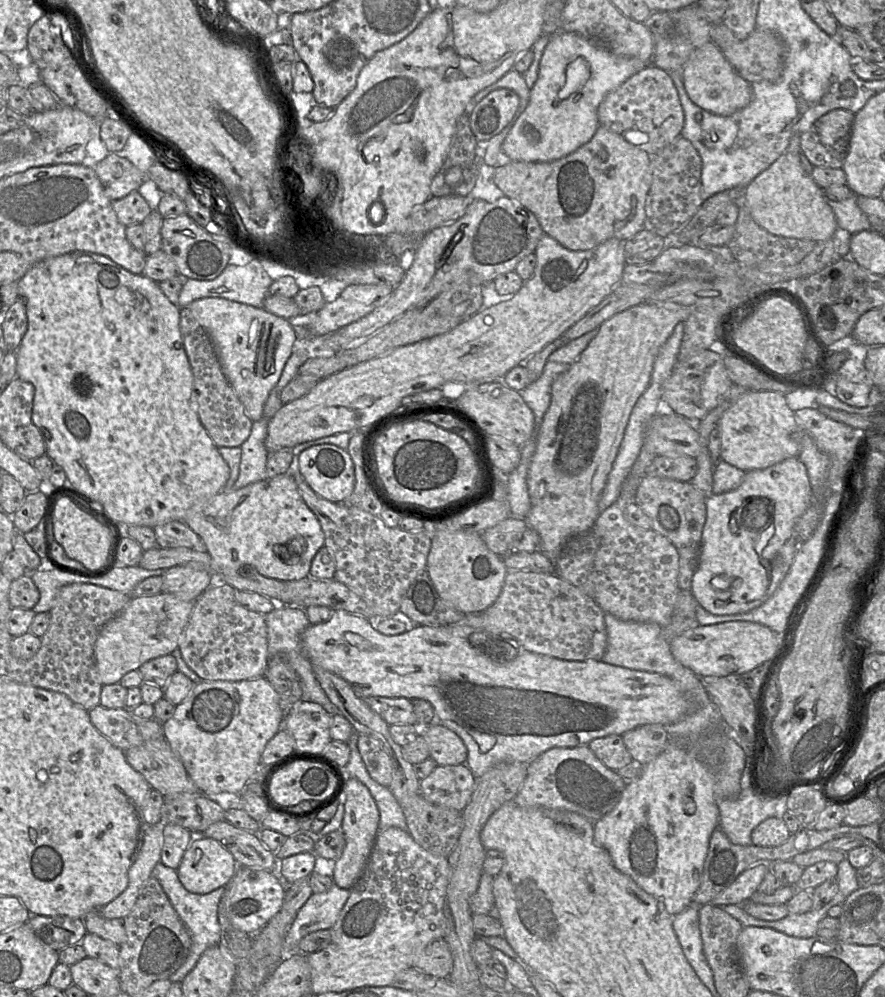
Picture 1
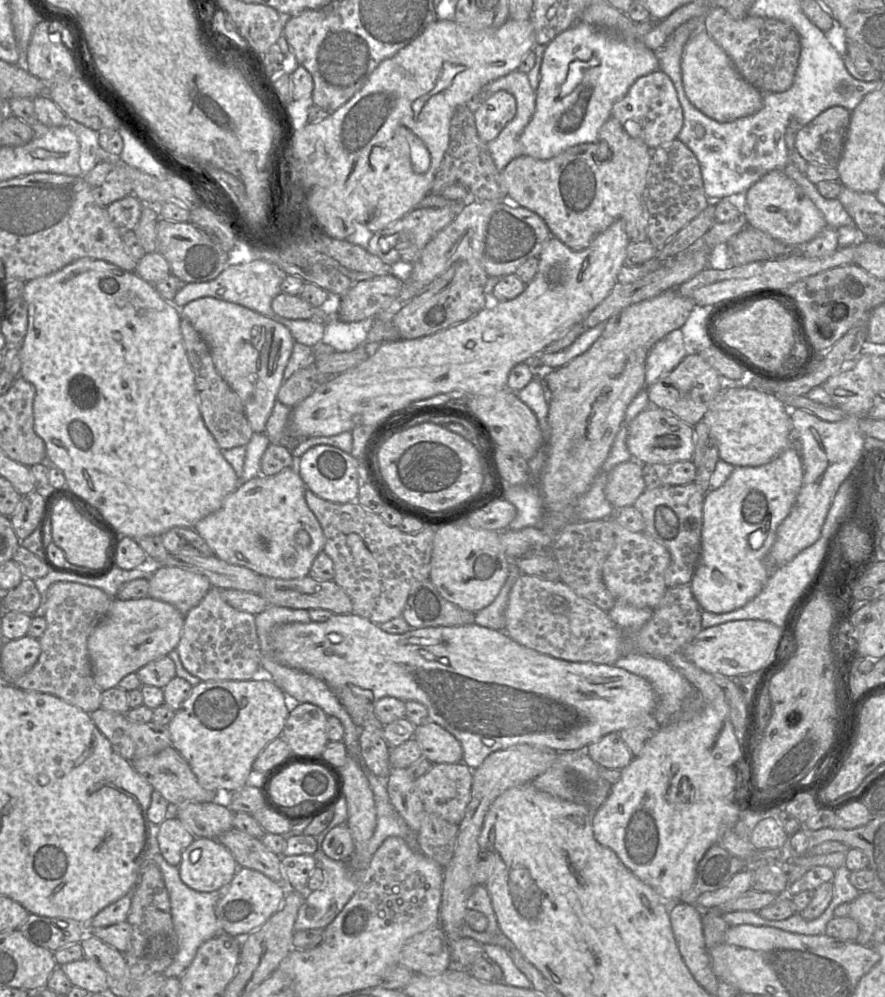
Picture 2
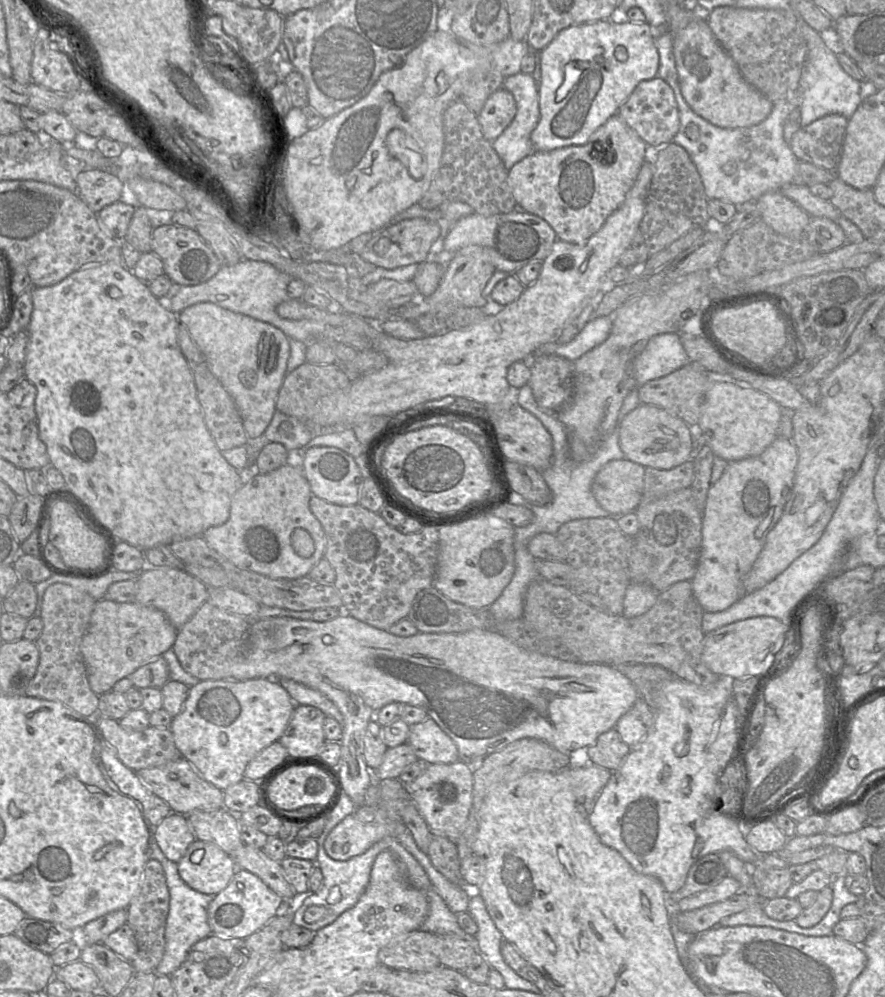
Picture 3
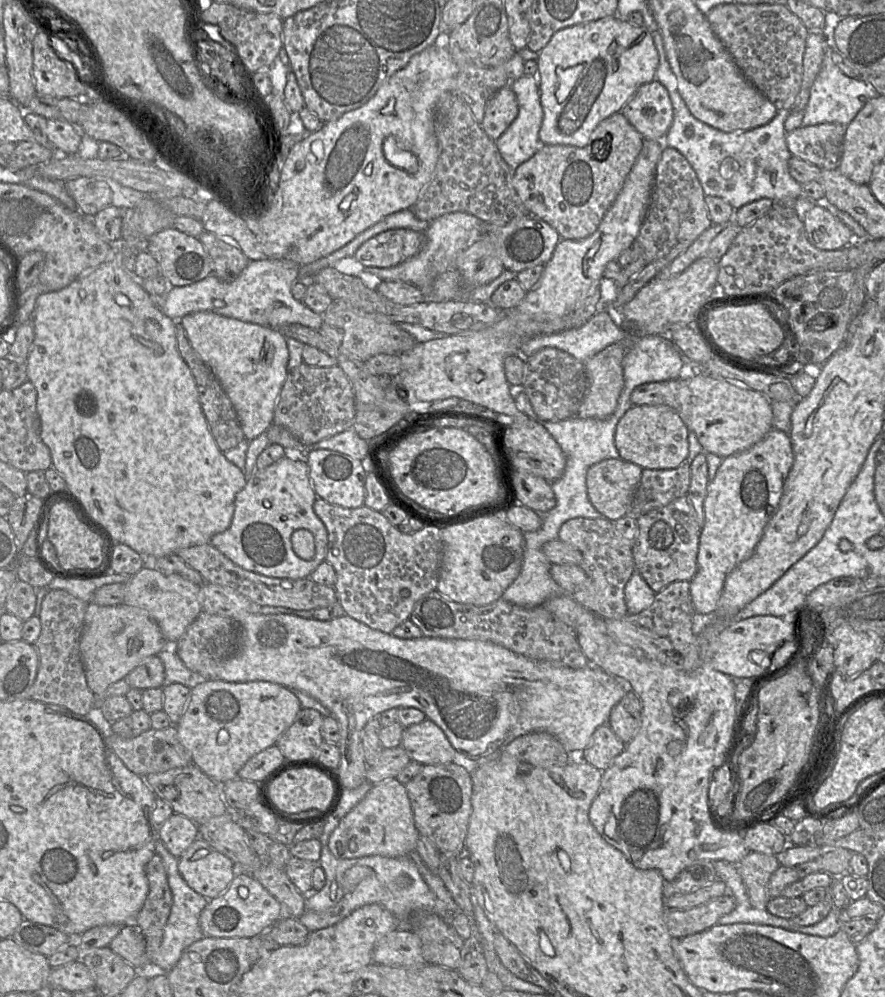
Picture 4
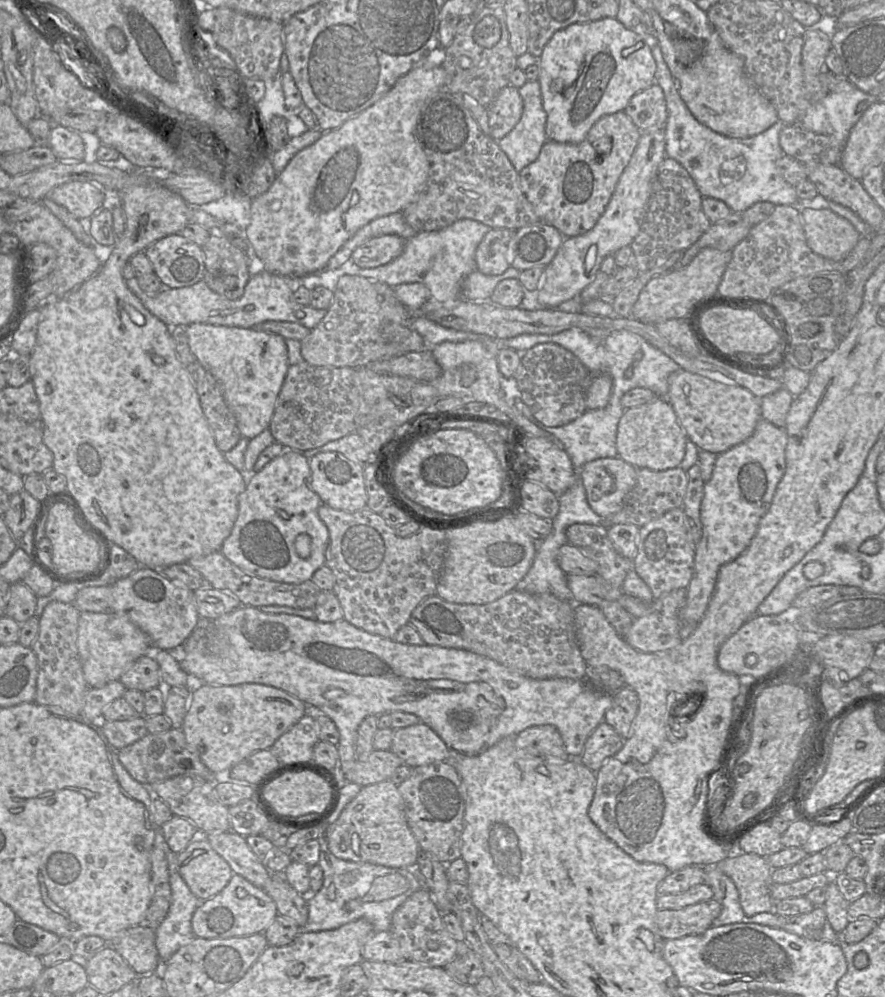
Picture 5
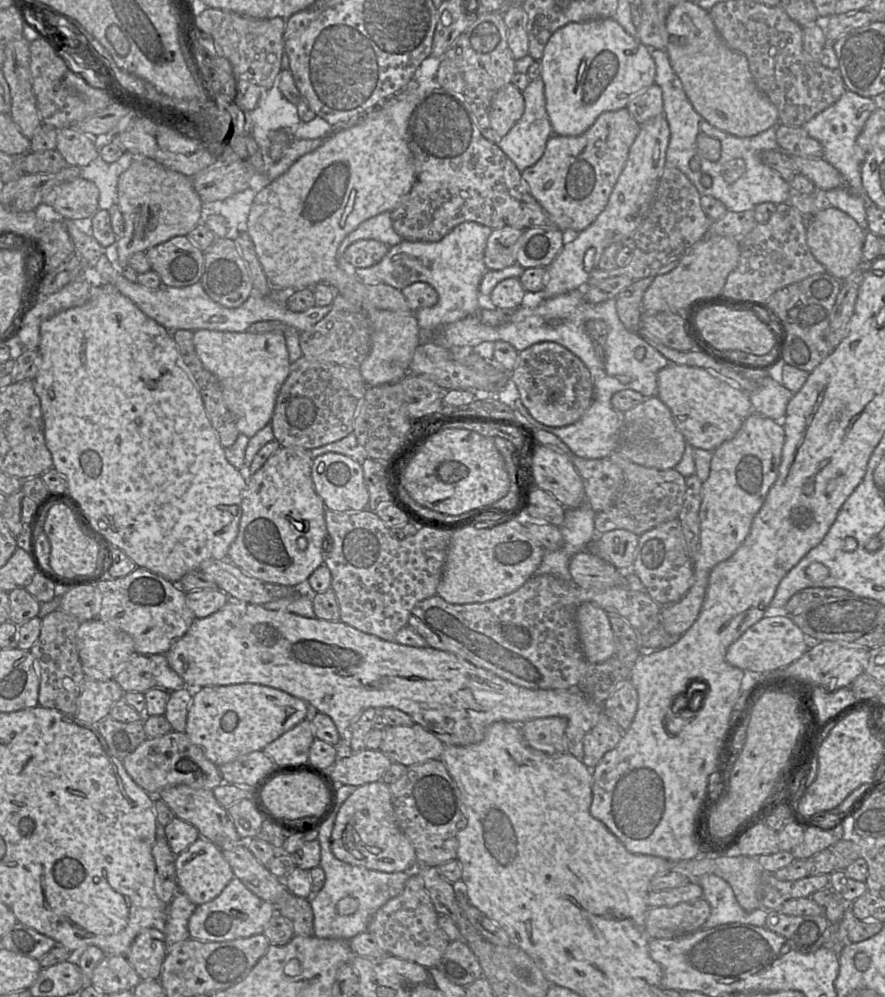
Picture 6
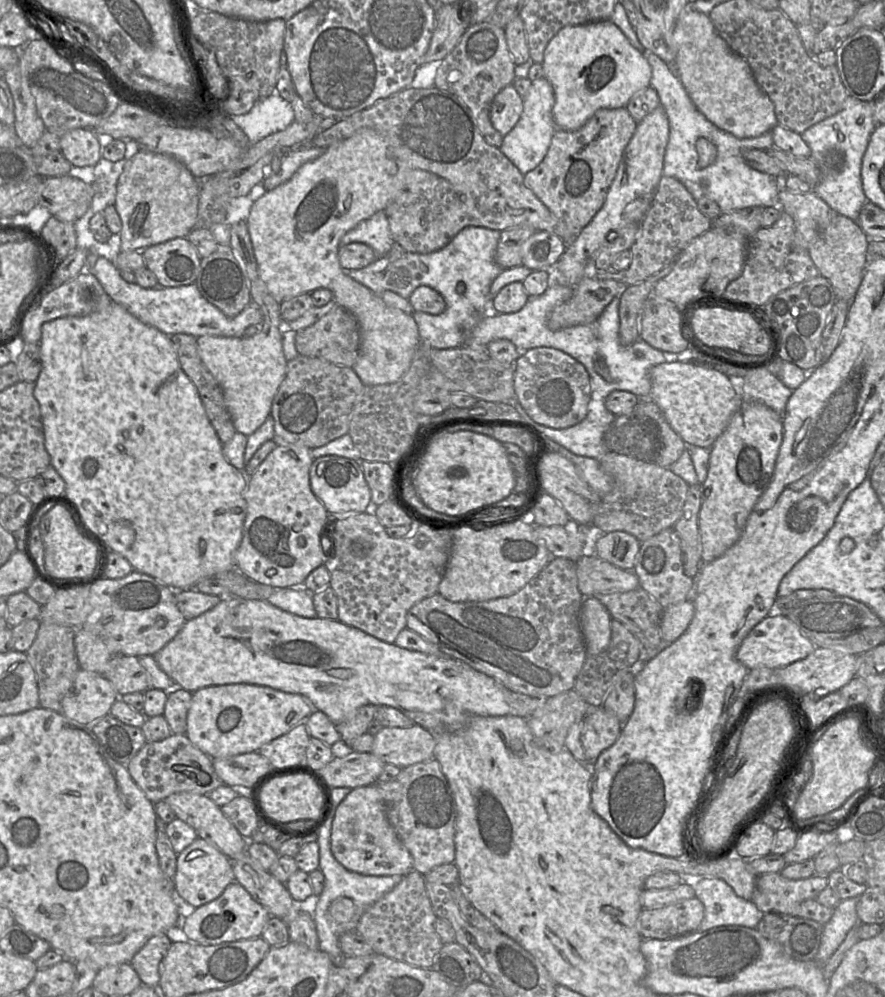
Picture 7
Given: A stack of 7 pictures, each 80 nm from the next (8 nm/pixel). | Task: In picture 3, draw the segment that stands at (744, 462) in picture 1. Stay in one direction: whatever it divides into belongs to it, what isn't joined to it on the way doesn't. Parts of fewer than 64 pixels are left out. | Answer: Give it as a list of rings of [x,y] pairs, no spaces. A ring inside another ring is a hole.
[[[713,382],[705,395],[698,427],[715,456],[727,462],[758,456],[778,437],[782,407],[766,394],[726,382]]]

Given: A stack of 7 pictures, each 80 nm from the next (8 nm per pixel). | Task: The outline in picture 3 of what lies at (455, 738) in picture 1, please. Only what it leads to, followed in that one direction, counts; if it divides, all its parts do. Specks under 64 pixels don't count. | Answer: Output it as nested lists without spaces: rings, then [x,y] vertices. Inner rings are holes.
[[[429,716],[410,726],[407,742],[419,761],[426,764],[454,763],[459,752],[454,741]]]

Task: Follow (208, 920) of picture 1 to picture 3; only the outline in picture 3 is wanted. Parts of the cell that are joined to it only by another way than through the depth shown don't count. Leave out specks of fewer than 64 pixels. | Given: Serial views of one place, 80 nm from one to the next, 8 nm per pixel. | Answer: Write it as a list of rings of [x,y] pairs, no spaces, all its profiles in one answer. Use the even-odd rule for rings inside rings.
[[[155,840],[151,850],[151,858],[161,863],[170,894],[169,913],[165,929],[165,951],[155,972],[158,975],[170,976],[185,961],[192,946],[212,934],[208,921],[208,907],[214,896],[198,892],[183,881],[178,873],[178,863],[166,858]]]

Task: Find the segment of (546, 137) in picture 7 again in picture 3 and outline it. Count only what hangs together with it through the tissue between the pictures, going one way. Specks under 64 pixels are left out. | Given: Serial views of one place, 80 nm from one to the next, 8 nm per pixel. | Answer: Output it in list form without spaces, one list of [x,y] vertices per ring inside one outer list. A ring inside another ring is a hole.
[[[521,72],[505,78],[502,88],[514,96],[517,112],[492,146],[509,170],[534,151],[530,137],[540,118],[539,95],[533,76]]]

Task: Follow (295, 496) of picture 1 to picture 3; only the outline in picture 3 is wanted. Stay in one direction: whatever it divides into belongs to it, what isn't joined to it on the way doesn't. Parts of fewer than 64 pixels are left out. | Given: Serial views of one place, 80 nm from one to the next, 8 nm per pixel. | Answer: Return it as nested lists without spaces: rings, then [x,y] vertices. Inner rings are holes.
[[[255,462],[254,471],[245,475],[244,484],[232,497],[231,504],[230,504],[230,515],[228,520],[220,526],[208,528],[206,531],[204,531],[204,533],[202,534],[202,537],[210,548],[214,549],[216,552],[224,556],[227,560],[229,560],[231,563],[233,563],[240,569],[259,573],[271,579],[296,579],[296,578],[308,576],[308,573],[310,572],[310,570],[321,560],[321,558],[324,557],[324,552],[326,549],[326,535],[325,535],[324,529],[321,523],[319,522],[319,520],[313,515],[313,513],[311,512],[309,508],[309,500],[311,496],[312,496],[312,492],[310,490],[309,483],[303,474],[302,469],[294,468],[289,466],[288,464],[285,464],[269,473],[259,474],[259,473],[256,473],[256,462]],[[296,528],[303,528],[307,530],[313,539],[314,553],[308,558],[303,558],[298,556],[292,547],[291,536],[293,531]]]

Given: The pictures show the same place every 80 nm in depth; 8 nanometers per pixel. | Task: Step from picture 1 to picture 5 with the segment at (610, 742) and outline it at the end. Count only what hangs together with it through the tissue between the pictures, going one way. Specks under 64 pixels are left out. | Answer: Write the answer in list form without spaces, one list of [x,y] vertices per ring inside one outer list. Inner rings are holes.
[[[602,721],[588,736],[580,761],[593,772],[615,755],[624,745],[624,739],[614,728]]]

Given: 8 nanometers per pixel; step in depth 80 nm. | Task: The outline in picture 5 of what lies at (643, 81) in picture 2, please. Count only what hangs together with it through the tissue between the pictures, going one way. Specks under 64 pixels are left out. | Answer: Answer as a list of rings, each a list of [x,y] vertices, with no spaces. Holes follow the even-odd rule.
[[[656,83],[634,95],[624,111],[641,132],[666,128],[666,100],[663,89]]]

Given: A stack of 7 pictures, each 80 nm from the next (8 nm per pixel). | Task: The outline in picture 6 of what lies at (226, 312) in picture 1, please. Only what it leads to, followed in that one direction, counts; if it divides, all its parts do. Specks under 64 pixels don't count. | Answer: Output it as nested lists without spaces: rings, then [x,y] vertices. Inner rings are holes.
[[[199,329],[193,336],[204,367],[219,381],[224,401],[240,433],[253,437],[271,423],[278,393],[289,376],[290,362],[283,332],[254,334]]]

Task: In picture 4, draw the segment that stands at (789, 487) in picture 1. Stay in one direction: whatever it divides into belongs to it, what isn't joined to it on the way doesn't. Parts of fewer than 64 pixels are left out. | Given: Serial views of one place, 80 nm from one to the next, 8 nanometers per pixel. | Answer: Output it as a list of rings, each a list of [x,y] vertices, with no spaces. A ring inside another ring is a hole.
[[[775,428],[751,448],[723,458],[715,478],[707,486],[697,572],[689,581],[690,596],[697,613],[715,611],[726,576],[753,554],[766,525],[779,506],[793,463],[789,434]]]

